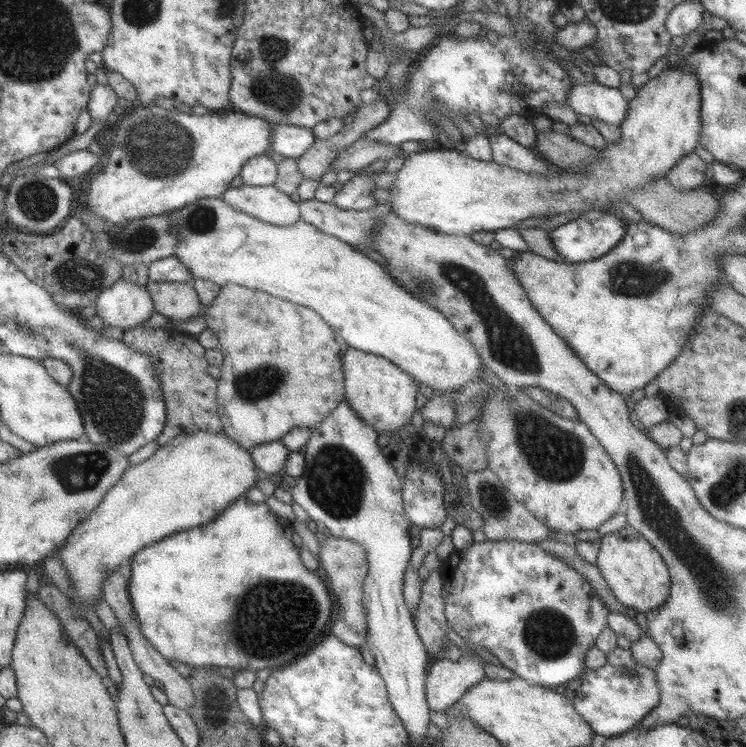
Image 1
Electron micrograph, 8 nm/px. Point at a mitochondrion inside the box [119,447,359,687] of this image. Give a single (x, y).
(274, 617)

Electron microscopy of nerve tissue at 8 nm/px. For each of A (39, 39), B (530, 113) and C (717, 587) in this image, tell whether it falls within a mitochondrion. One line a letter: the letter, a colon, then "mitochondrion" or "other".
A: mitochondrion
B: other
C: mitochondrion

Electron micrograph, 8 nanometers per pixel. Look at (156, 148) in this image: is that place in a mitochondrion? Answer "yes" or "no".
yes

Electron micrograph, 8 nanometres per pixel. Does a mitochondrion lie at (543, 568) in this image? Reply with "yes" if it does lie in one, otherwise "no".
no

